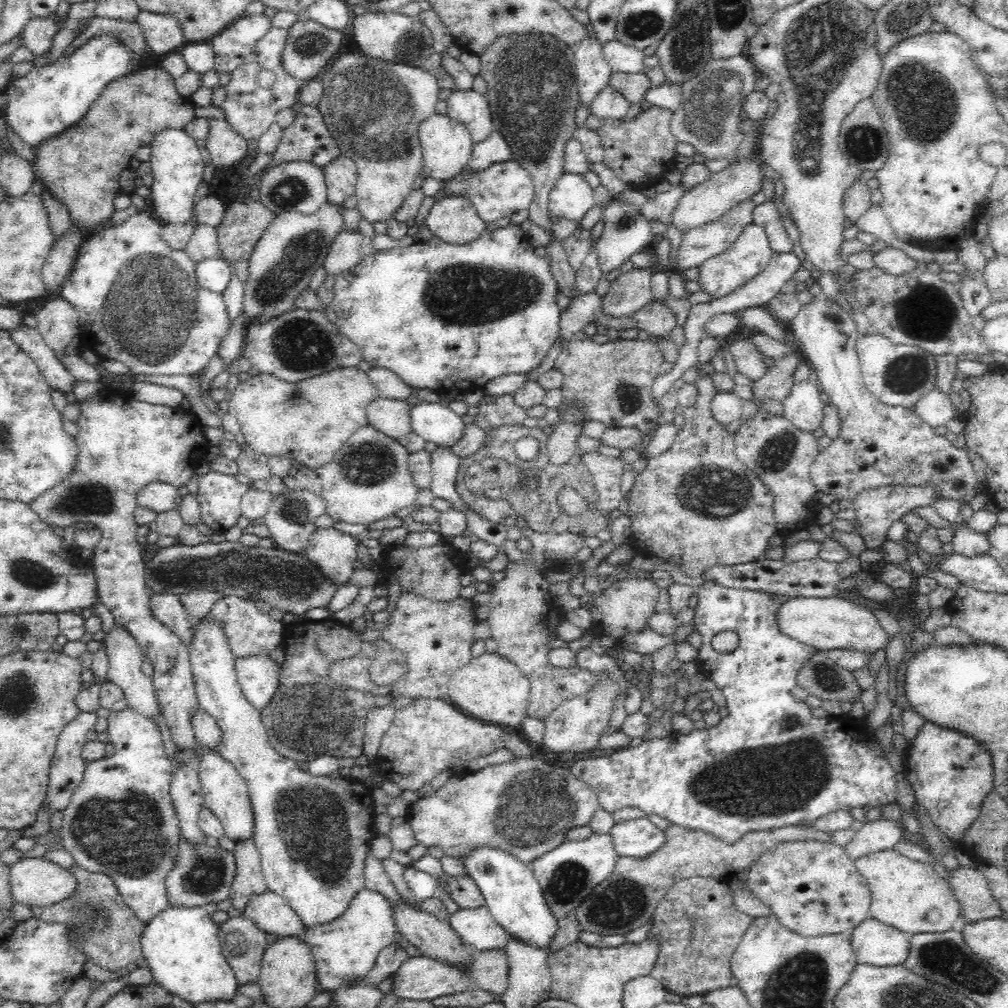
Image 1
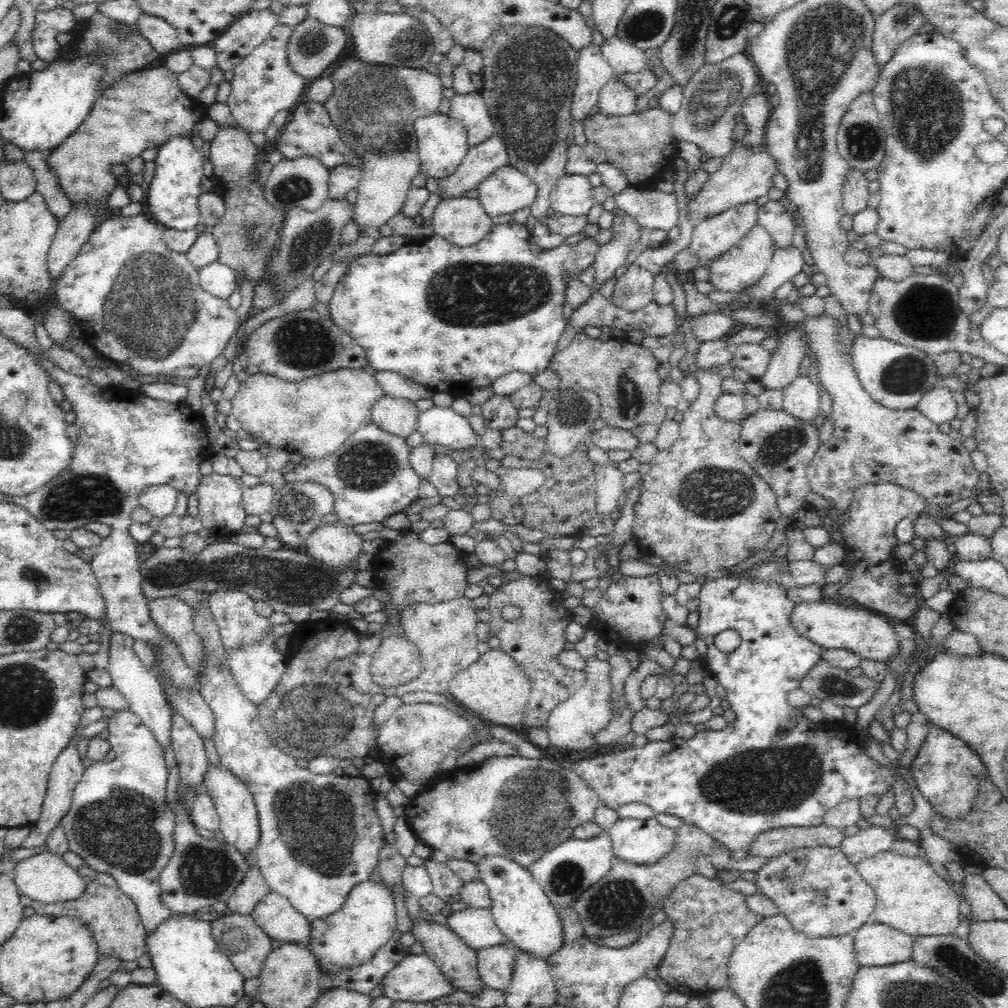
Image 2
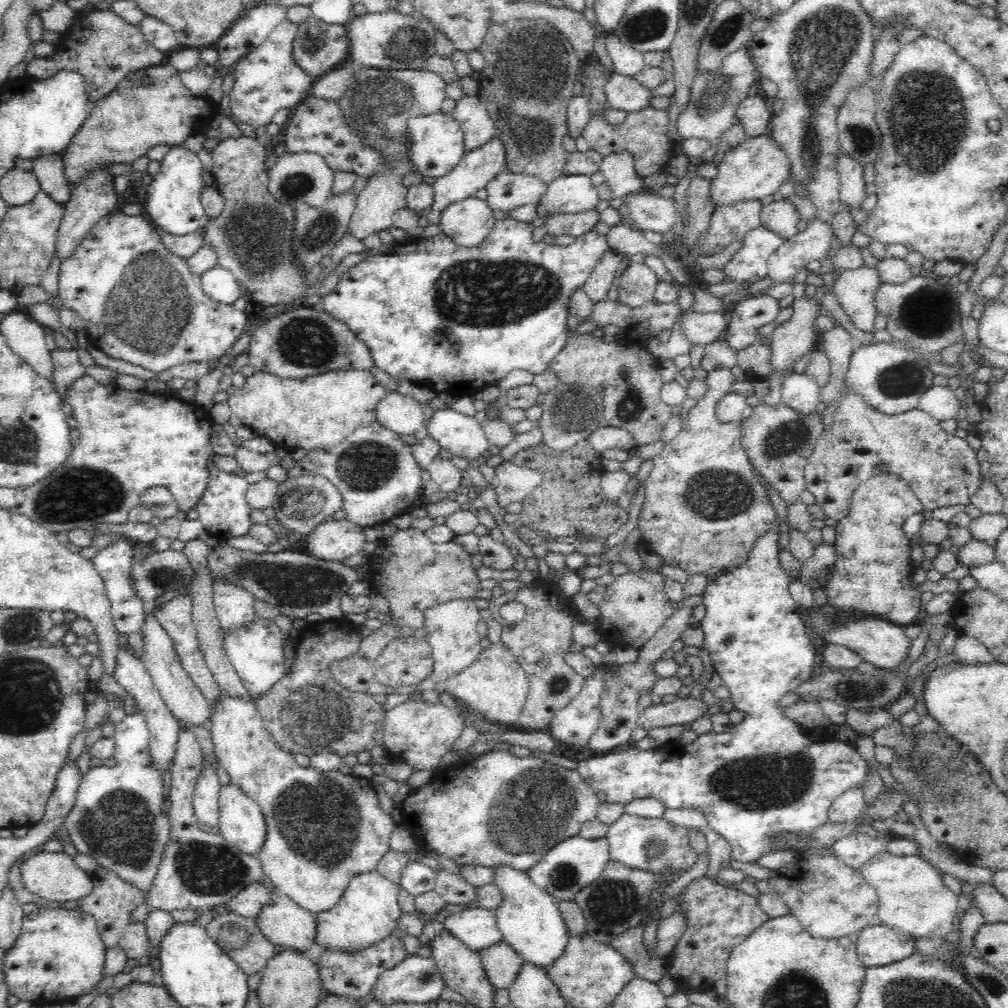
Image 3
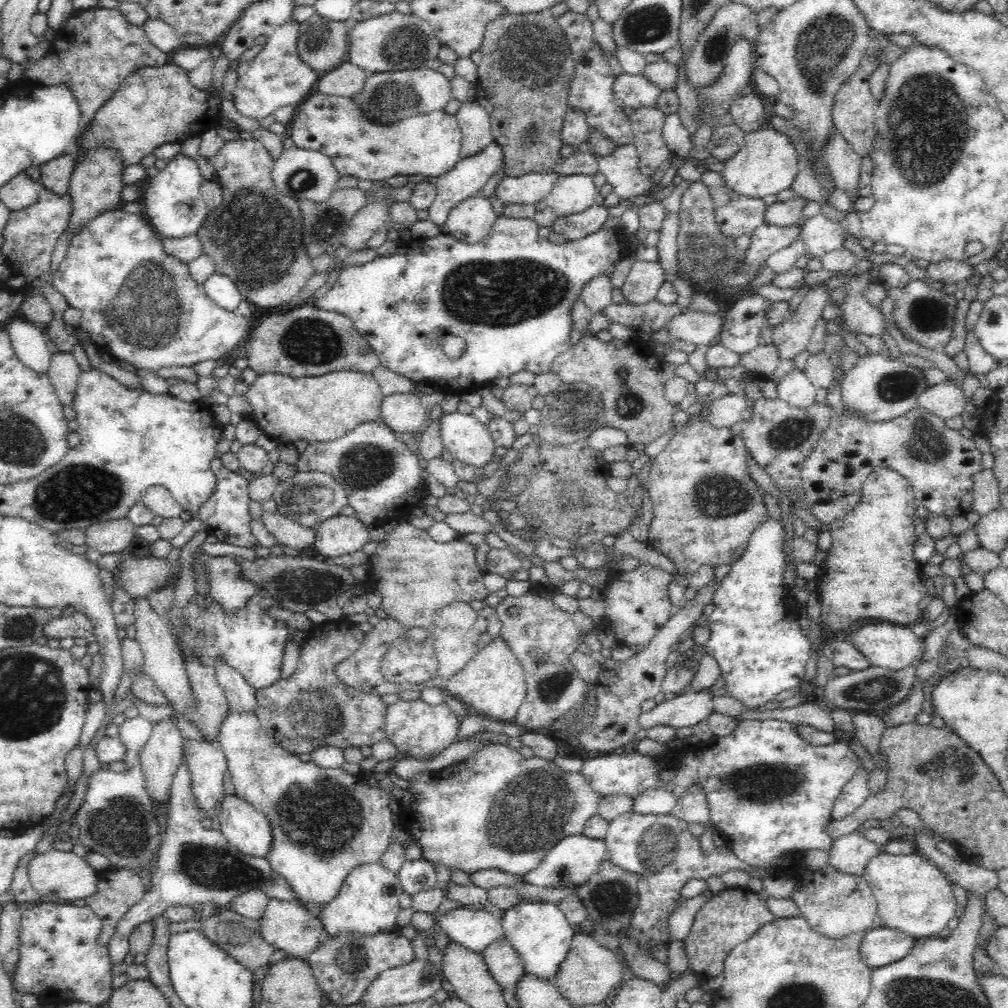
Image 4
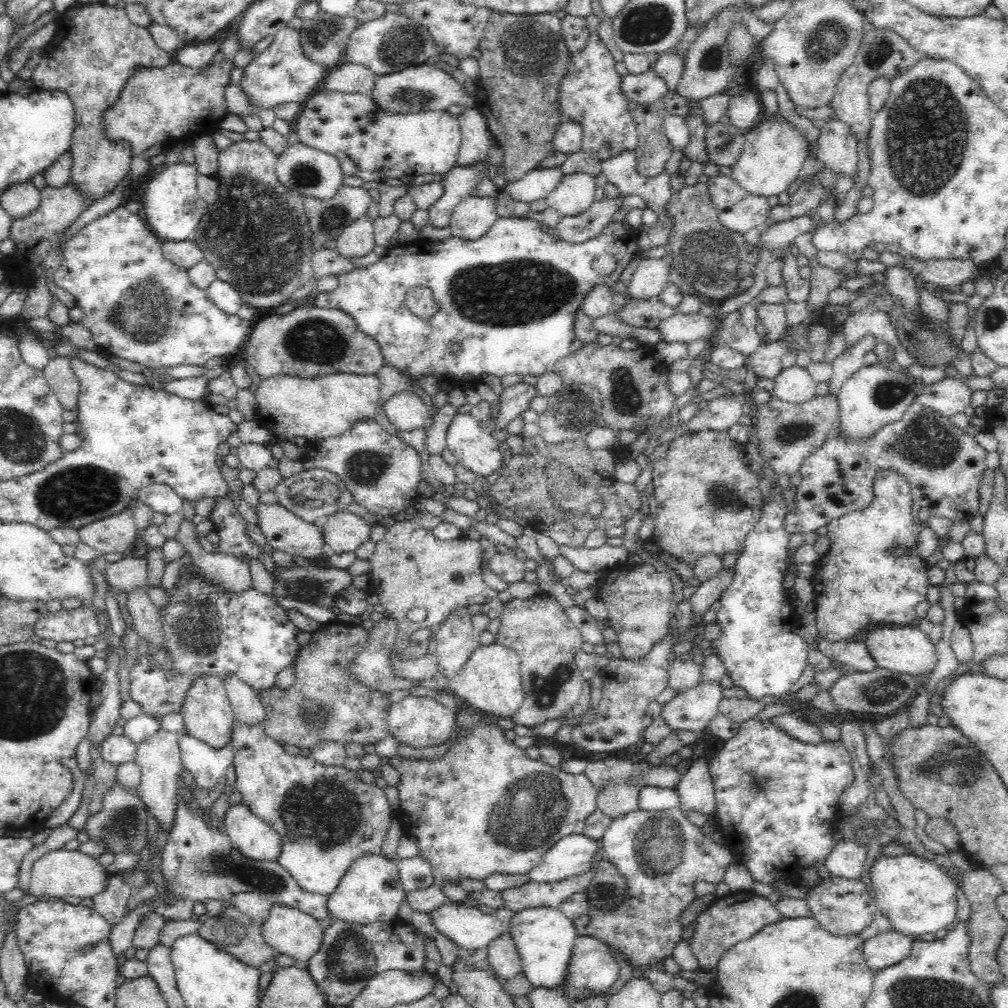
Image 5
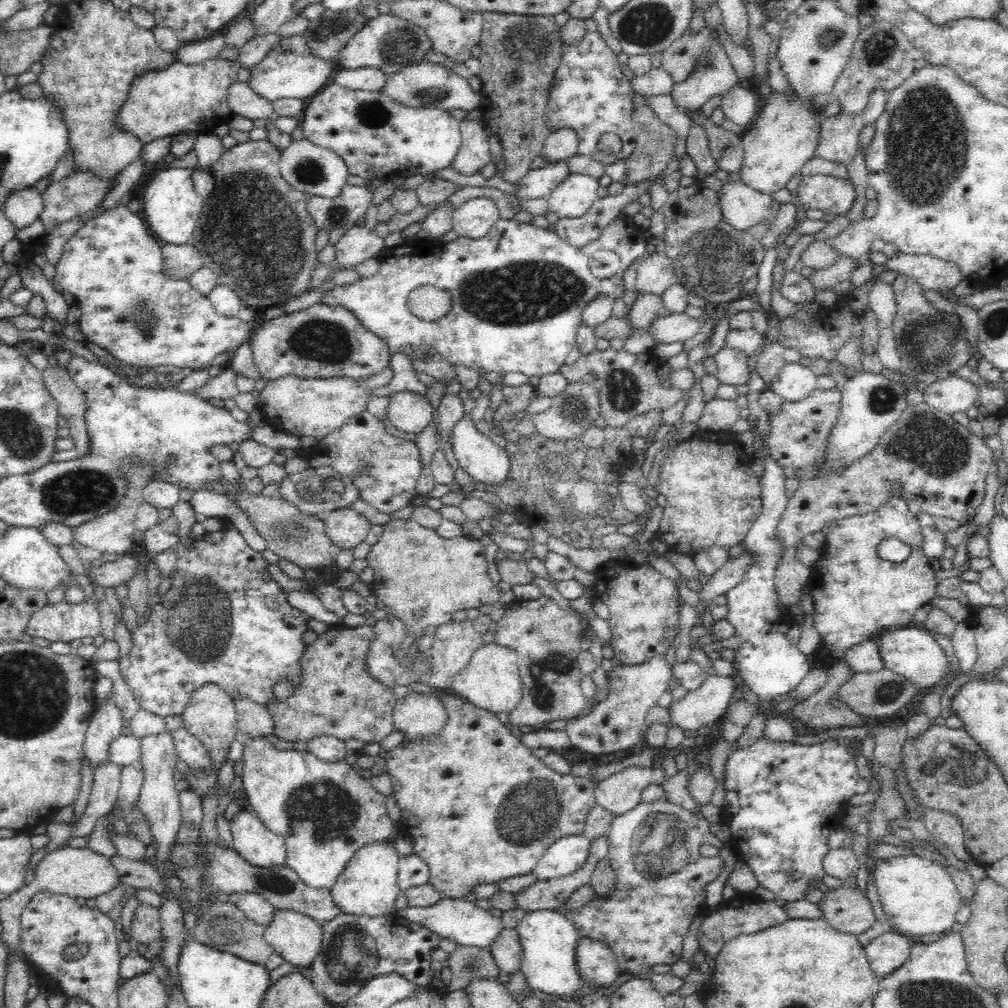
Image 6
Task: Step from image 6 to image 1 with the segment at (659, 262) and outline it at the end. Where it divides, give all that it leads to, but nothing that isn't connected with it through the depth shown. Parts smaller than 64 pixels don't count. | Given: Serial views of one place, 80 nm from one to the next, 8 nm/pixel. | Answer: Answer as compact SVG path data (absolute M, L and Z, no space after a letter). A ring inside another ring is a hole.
M636 267L630 272L620 273L610 282L608 292L601 296L602 313L612 317L628 316L654 300L651 273L651 270Z

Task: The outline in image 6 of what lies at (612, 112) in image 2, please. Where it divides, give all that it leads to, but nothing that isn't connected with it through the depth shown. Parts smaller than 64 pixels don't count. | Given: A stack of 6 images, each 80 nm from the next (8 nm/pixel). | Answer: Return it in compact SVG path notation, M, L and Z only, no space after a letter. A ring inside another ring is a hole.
M652 68L650 72L635 76L629 80L635 95L641 95L646 101L652 98L670 96L674 82L670 74L662 68Z

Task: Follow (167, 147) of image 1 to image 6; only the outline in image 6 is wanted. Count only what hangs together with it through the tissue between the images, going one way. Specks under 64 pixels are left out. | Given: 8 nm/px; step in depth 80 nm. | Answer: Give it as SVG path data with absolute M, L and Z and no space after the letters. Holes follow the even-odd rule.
M168 167L150 178L146 184L141 214L154 236L162 242L187 244L198 226L205 199L196 192L192 173L192 168Z

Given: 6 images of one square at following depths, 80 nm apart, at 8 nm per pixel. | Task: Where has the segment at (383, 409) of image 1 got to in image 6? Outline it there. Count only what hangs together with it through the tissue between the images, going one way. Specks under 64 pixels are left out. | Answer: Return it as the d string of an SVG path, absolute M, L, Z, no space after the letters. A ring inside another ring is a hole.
M408 390L392 393L387 411L387 419L402 432L418 433L430 420L437 422L437 411L427 397Z

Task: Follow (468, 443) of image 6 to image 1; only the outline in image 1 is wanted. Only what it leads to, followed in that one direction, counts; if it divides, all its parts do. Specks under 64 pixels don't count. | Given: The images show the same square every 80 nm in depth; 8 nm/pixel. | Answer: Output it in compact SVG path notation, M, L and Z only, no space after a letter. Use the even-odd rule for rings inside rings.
M420 401L410 405L410 428L425 442L454 446L464 430L464 422L462 416L448 406Z

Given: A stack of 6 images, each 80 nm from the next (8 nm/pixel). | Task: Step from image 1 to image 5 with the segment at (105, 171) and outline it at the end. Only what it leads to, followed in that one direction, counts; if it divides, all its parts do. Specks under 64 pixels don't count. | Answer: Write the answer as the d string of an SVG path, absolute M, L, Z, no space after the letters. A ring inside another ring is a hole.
M172 61L162 69L137 69L126 80L118 101L109 107L103 115L104 135L111 142L128 142L131 147L132 159L140 157L155 145L166 146L175 141L193 141L203 135L210 135L219 131L219 123L227 115L225 90L230 85L230 71L234 69L232 61L213 64L208 70L201 68L188 68Z

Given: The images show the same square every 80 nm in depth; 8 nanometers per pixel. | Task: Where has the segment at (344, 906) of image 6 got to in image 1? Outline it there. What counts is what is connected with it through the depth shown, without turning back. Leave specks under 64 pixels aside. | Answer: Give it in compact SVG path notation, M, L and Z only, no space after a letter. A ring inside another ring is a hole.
M364 887L351 900L344 914L329 923L308 929L305 941L314 959L319 990L336 992L339 988L354 985L354 981L363 979L370 972L378 953L395 941L396 929L391 905L378 891Z

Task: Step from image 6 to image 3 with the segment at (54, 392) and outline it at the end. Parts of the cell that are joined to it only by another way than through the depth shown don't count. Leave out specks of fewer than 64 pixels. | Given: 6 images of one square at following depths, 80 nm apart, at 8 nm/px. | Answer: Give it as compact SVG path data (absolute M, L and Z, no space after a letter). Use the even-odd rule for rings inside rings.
M52 349L50 356L53 363L53 380L55 380L55 386L57 386L57 393L64 401L66 386L72 384L76 378L85 376L86 368L80 363L76 349Z

